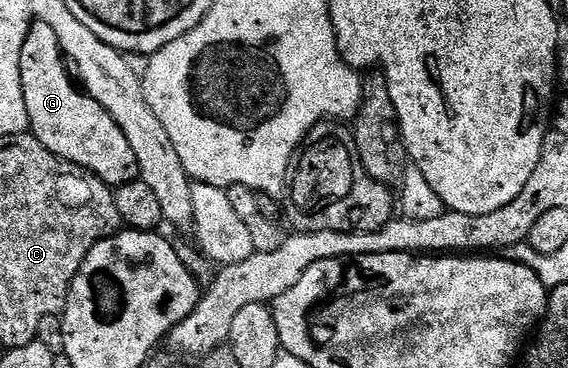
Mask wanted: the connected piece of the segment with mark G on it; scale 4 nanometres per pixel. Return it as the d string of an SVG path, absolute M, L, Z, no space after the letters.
M34 19L20 53L20 77L24 85L24 105L28 105L30 131L38 138L40 145L47 147L54 155L92 172L110 188L131 183L138 178L136 153L132 153L132 145L128 145L124 133L120 133L120 125L112 121L110 114L85 90L76 86L65 66L67 64L58 47L55 31L48 29L44 21Z

